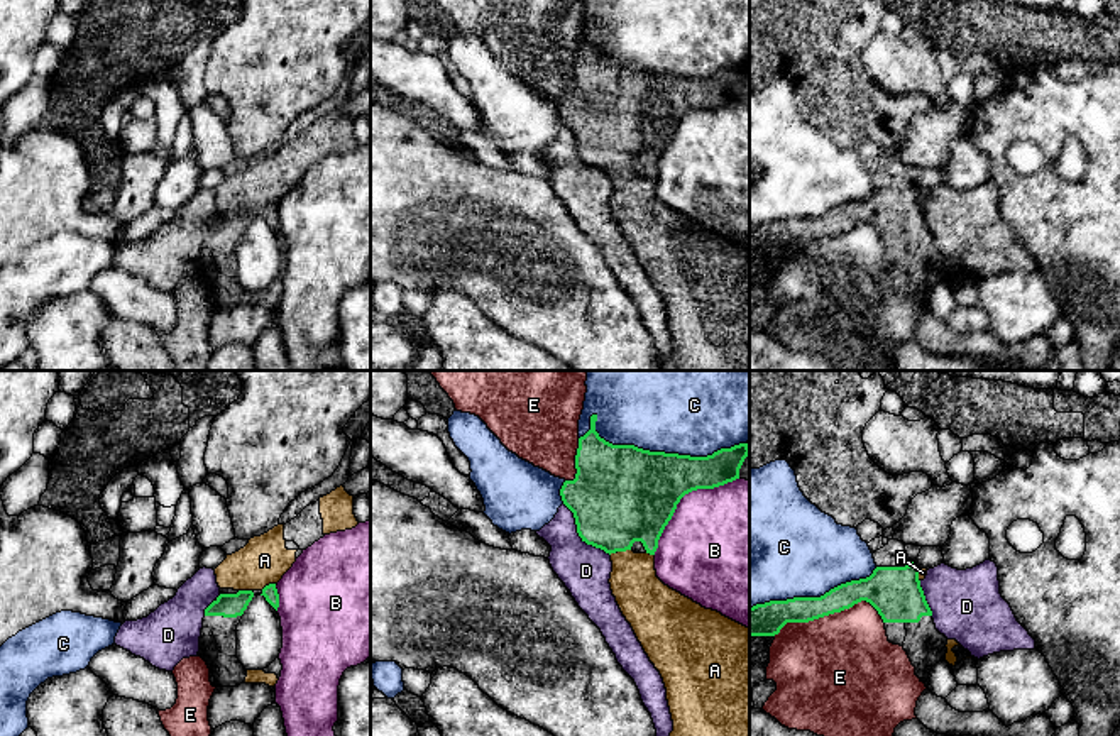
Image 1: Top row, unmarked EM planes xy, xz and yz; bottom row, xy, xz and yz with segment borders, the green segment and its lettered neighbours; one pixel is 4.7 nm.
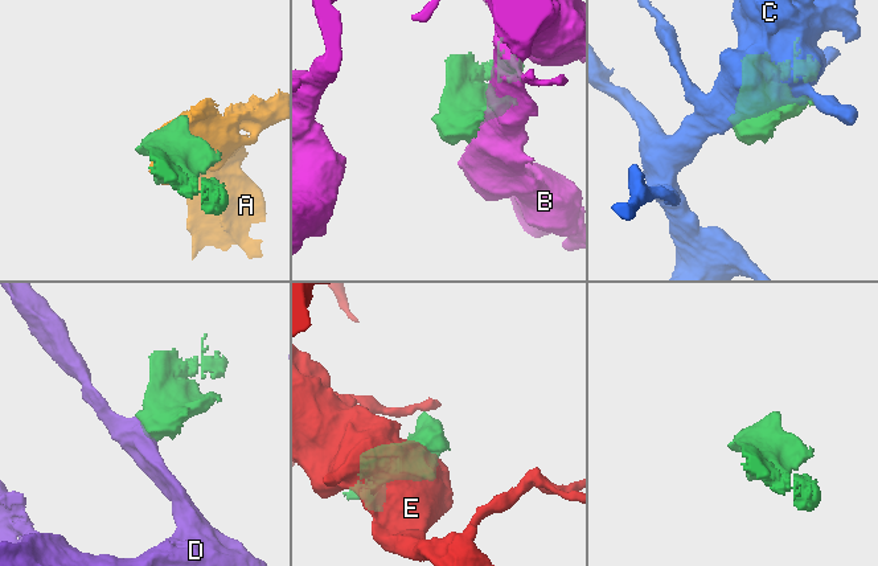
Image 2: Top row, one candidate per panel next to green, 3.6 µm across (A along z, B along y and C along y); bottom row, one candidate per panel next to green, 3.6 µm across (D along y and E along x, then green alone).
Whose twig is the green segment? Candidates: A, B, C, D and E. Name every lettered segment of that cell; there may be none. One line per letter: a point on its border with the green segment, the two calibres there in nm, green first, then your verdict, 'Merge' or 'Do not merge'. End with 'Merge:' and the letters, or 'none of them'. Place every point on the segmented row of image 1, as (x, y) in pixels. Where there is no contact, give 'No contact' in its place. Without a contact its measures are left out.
A: Touches green at xy (269, 584). Thickness 70 nm (green) against 220 nm. Merge
B: Touches green at xz (682, 496). Thickness 440 nm (green) against 460 nm. Do not merge
C: Touches green at xz (648, 450). Thickness 460 nm (green) against 500 nm. Do not merge
D: Touches green at xz (579, 535). Thickness 440 nm (green) against 240 nm. Do not merge
E: Touches green at yz (829, 613). Thickness 140 nm (green) against 480 nm. Do not merge
Merge: A

